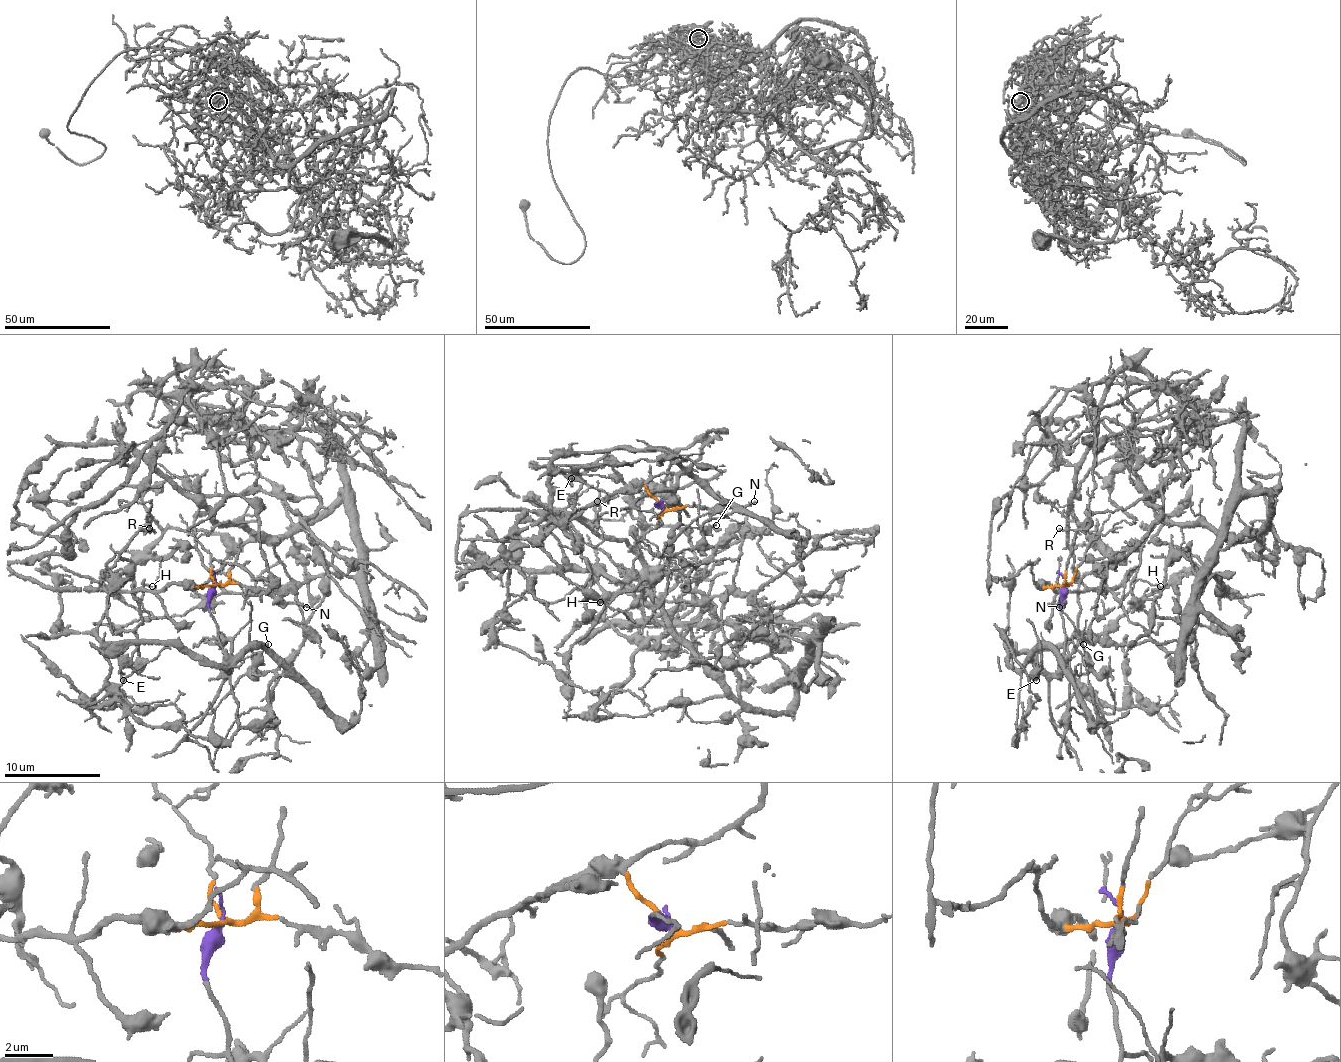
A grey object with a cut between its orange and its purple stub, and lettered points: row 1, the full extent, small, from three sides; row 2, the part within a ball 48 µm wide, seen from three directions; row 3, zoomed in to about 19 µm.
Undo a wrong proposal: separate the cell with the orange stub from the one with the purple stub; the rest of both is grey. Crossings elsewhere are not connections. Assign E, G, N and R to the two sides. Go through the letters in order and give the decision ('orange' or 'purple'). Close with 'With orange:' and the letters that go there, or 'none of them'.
E: purple
G: purple
N: orange
R: orange
With orange: N, R

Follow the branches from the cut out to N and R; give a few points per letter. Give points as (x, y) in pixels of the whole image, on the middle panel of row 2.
N: (663, 505), (670, 510), (687, 505), (716, 507), (750, 505), (755, 500)
R: (663, 505), (644, 486), (625, 486), (552, 527), (559, 515), (569, 512), (596, 517), (598, 500)

